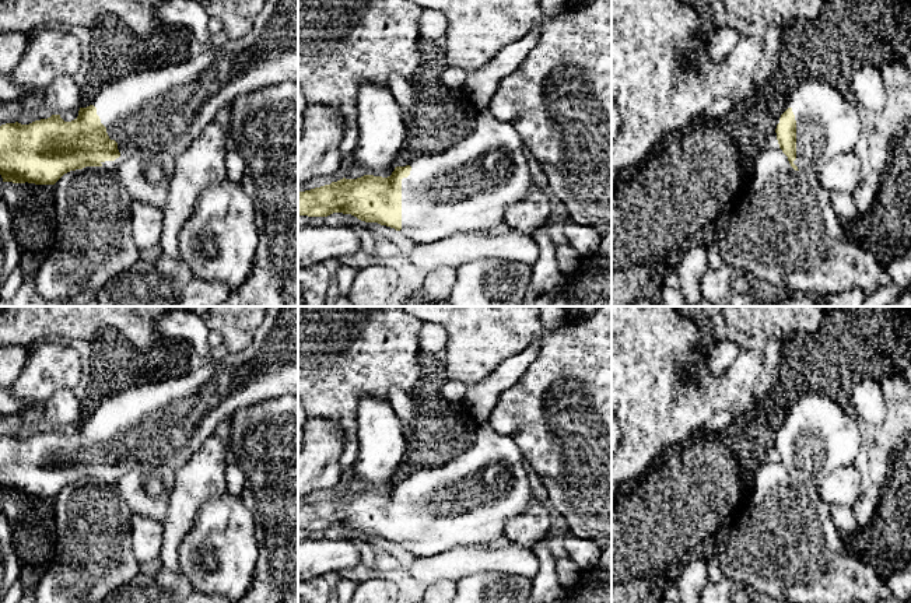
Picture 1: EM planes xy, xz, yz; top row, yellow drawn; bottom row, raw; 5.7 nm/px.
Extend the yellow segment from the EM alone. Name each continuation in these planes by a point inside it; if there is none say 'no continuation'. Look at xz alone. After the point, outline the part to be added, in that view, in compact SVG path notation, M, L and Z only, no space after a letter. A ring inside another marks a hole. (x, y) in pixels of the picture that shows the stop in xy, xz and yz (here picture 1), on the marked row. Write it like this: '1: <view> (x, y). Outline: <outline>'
1: xz (466, 188). Outline: M488 109L479 111L470 134L439 154L420 155L409 162L410 175L402 179L402 234L416 243L431 243L463 232L490 234L504 222L505 208L521 201L535 185L523 144L514 140L512 125L494 118Z

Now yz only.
1: yz (827, 123). Outline: M807 80L799 84L788 97L782 112L777 116L777 125L779 123L781 115L791 108L796 120L796 159L793 164L799 171L819 173L835 157L849 152L858 141L859 133L862 130L861 119L858 115L856 105L851 101L851 95L841 85L828 85L823 81Z

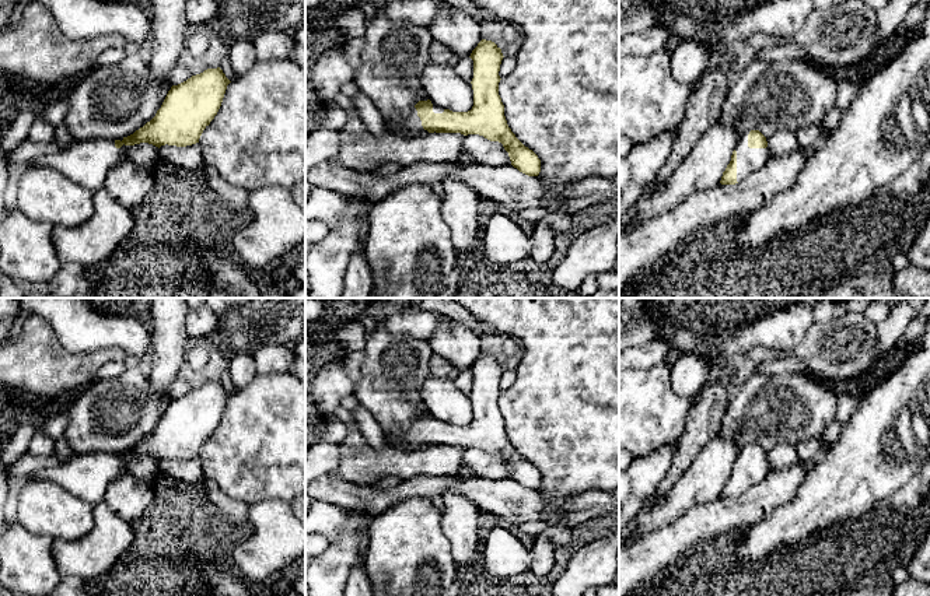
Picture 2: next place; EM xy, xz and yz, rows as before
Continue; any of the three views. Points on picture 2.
1: yz (748, 160). Outline: M741 134L735 151L737 151L737 182L744 180L754 172L762 169L770 158L769 150L766 148L749 148L748 134Z

